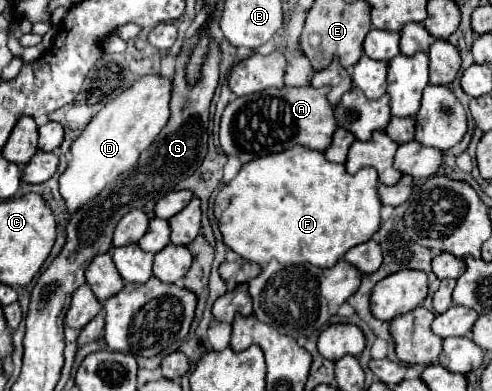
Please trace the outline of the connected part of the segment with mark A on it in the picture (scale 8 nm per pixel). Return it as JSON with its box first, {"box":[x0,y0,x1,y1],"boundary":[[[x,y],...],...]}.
{"box":[221,88,339,162],"boundary":[[[271,88],[259,94],[235,98],[227,104],[221,116],[221,148],[227,156],[237,156],[241,162],[251,162],[255,158],[263,158],[269,154],[277,154],[283,150],[293,148],[295,144],[307,146],[311,150],[325,152],[331,142],[333,134],[339,128],[335,118],[335,108],[327,100],[329,88]]]}

